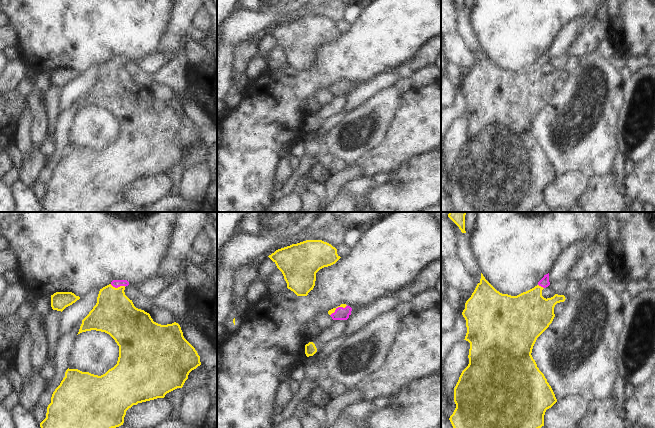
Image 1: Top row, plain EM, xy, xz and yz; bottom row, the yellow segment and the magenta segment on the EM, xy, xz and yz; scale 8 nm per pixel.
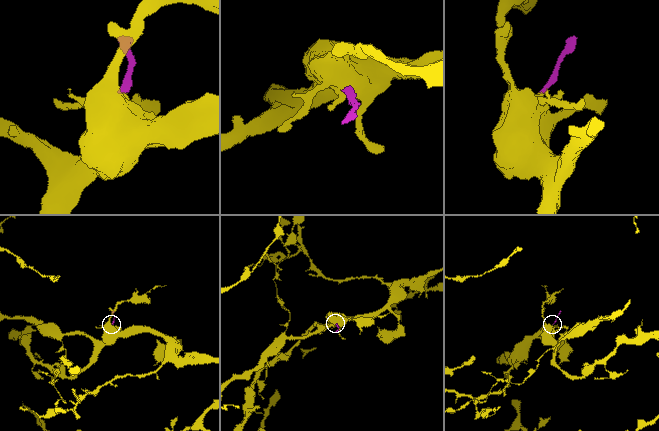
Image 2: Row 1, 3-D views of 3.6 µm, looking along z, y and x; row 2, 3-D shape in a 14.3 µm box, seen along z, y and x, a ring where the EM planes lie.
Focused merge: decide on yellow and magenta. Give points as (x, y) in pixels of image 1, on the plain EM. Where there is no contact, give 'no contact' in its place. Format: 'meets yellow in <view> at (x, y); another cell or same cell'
meets yellow in xy at (118, 63); same cell

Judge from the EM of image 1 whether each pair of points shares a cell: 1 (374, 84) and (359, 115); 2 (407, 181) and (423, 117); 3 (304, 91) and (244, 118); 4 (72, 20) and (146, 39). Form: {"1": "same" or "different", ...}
{"1": "different", "2": "different", "3": "same", "4": "same"}

